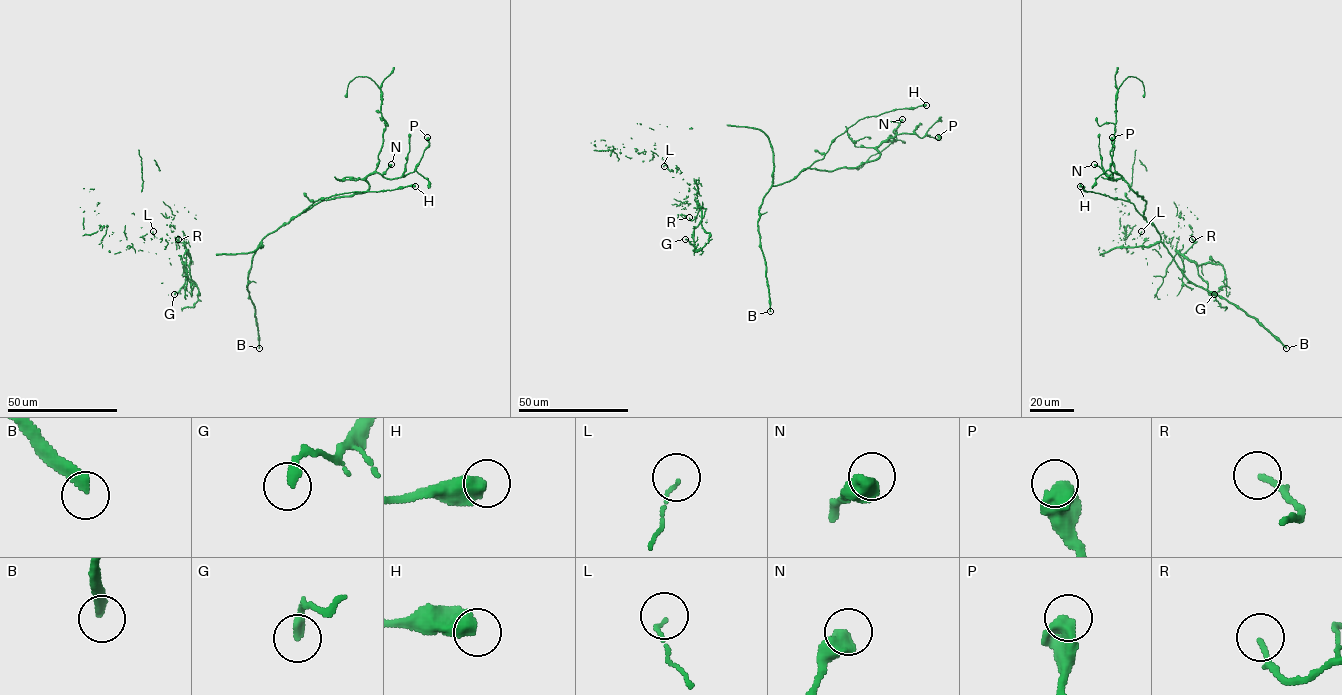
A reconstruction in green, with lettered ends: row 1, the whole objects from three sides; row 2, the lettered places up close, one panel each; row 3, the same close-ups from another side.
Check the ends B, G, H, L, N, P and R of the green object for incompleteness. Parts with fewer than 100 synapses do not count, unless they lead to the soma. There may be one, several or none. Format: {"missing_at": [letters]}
{"missing_at": ["B"]}

